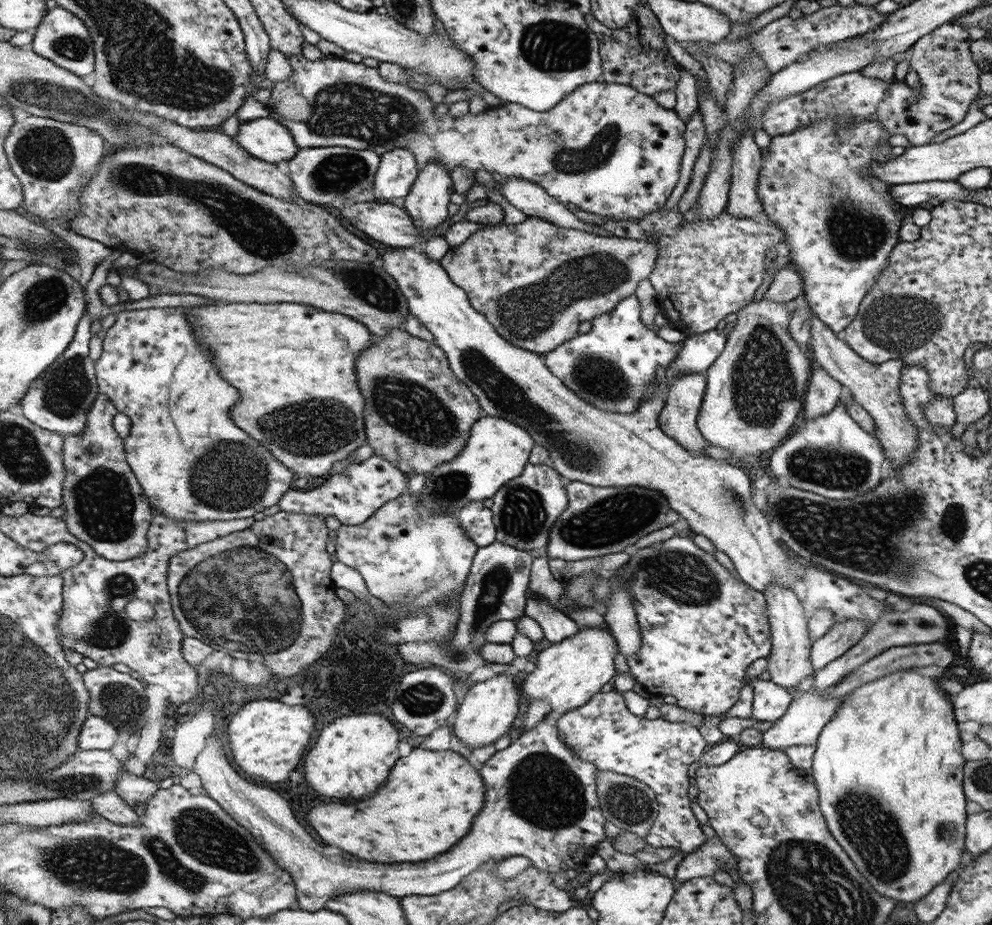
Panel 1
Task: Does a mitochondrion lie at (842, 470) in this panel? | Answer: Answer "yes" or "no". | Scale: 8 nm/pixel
yes

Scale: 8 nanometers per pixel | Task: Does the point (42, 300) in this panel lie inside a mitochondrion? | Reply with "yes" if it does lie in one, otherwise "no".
yes

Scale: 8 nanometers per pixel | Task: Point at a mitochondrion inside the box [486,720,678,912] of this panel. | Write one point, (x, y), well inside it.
(542, 790)

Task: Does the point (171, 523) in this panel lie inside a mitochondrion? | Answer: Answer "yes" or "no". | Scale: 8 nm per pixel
no

